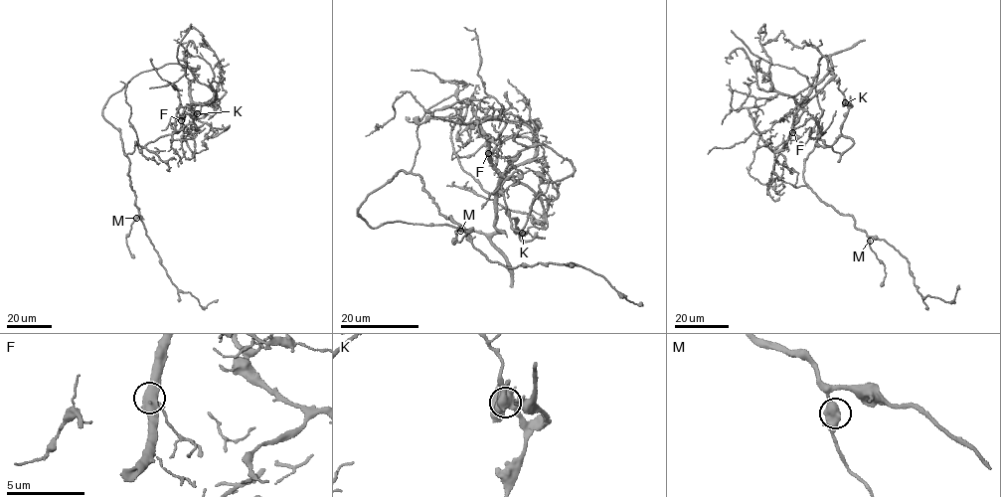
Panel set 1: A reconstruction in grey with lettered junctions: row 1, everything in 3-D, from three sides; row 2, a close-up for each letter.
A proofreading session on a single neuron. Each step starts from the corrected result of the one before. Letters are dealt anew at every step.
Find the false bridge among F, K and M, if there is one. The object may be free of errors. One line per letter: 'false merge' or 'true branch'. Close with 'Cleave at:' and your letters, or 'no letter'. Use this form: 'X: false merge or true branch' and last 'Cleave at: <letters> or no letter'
F: true branch
K: false merge
M: true branch
Cleave at: K

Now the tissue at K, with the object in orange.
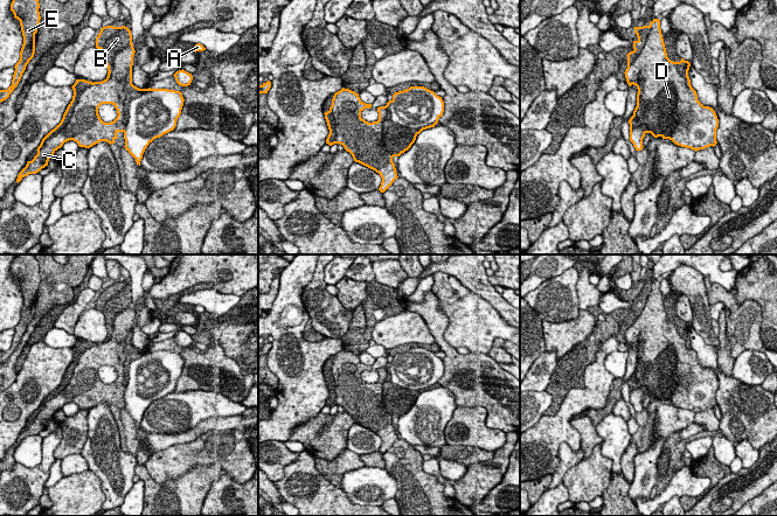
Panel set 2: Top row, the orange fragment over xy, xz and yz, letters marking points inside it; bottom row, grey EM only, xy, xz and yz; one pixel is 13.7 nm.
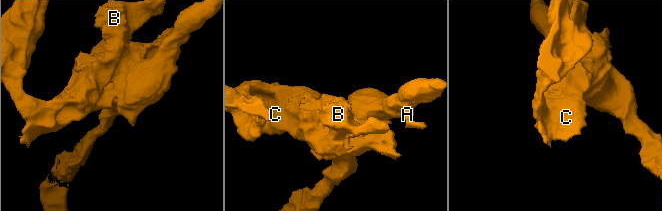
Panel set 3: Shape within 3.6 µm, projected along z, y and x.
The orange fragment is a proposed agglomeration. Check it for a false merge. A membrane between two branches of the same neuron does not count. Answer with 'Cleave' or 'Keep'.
Cleave

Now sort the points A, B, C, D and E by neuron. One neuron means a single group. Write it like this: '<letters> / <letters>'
A / B C D E

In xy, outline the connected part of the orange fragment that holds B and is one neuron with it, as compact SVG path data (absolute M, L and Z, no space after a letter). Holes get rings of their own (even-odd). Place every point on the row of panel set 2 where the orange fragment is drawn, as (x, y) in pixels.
M103 27L96 37L96 48L105 55L107 77L102 82L76 79L71 86L72 100L68 105L61 123L51 130L37 147L37 154L19 173L16 182L25 176L36 174L48 166L49 159L63 146L74 140L79 147L90 148L106 141L115 144L118 132L124 132L124 117L129 114L129 104L143 95L146 89L132 84L134 48L131 30L125 27ZM102 104L112 104L117 118L104 123L98 109Z

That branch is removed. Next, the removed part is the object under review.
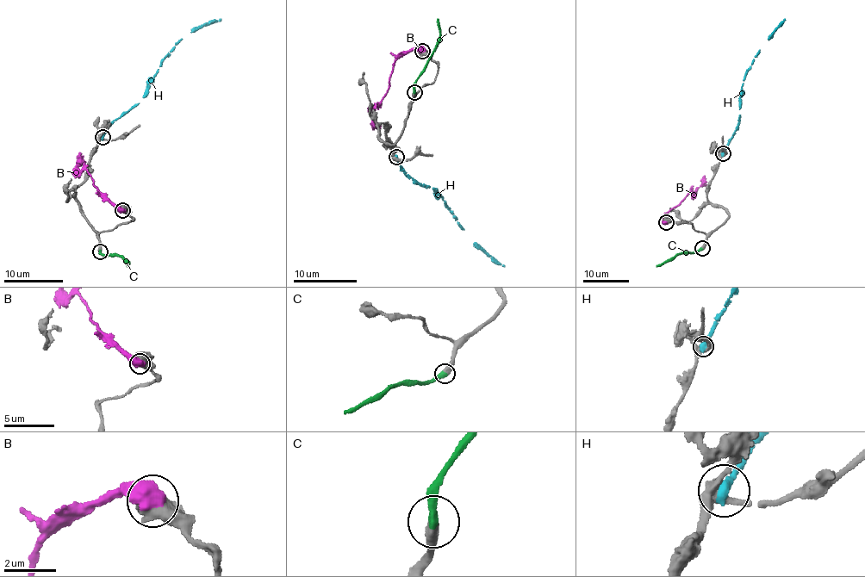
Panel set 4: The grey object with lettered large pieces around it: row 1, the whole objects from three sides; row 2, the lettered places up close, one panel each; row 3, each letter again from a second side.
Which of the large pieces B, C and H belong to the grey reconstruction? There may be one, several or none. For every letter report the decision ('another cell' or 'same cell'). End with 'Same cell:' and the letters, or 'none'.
B: another cell
C: same cell
H: another cell
Same cell: C

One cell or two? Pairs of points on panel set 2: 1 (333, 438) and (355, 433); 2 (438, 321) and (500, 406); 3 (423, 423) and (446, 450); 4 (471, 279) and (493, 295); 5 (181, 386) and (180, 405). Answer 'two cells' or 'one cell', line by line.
1: two cells
2: one cell
3: two cells
4: one cell
5: two cells

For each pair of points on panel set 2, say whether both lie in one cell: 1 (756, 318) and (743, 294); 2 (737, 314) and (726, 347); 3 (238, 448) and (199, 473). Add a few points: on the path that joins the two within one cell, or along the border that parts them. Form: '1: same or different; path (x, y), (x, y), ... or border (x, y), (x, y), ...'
1: different; border (733, 293), (739, 304), (747, 300)
2: different; border (725, 313), (726, 336), (730, 342)
3: different; border (209, 464), (193, 466), (184, 474)

